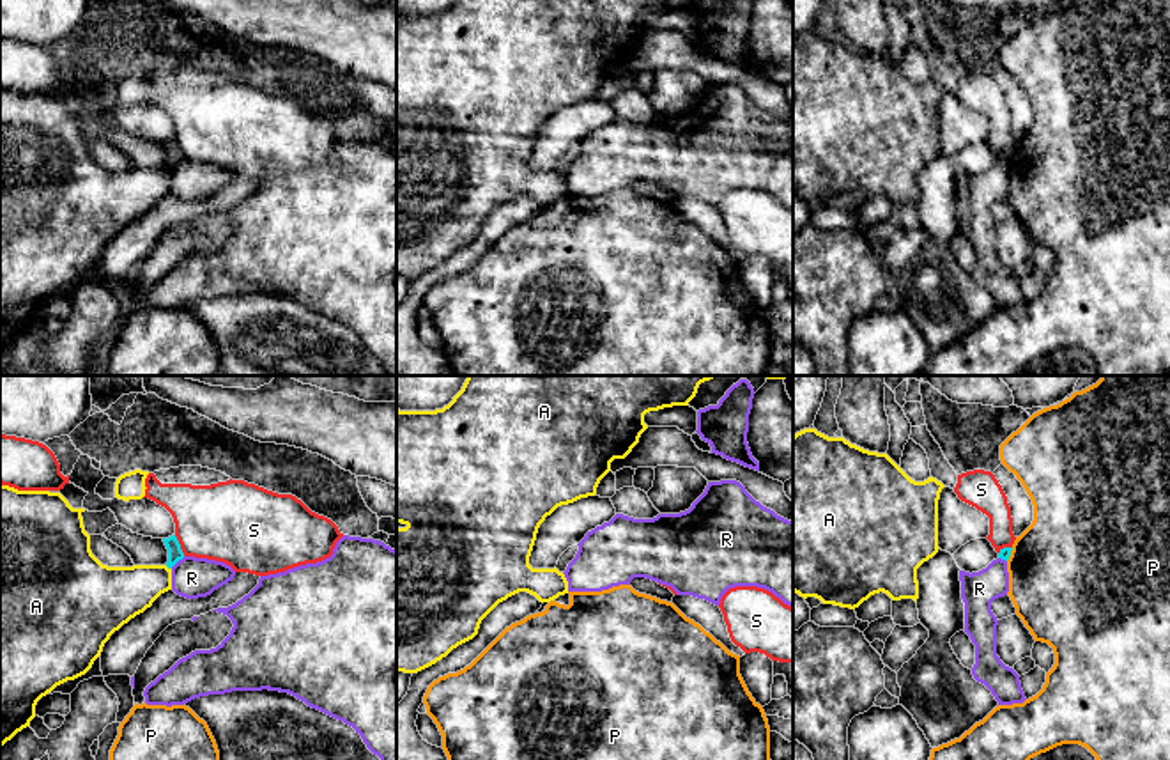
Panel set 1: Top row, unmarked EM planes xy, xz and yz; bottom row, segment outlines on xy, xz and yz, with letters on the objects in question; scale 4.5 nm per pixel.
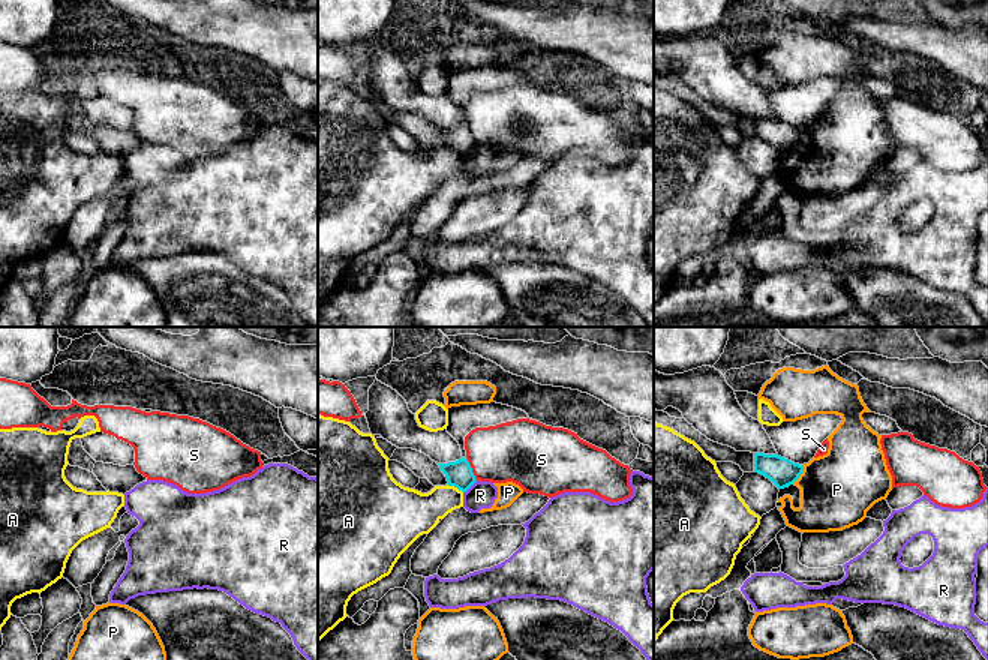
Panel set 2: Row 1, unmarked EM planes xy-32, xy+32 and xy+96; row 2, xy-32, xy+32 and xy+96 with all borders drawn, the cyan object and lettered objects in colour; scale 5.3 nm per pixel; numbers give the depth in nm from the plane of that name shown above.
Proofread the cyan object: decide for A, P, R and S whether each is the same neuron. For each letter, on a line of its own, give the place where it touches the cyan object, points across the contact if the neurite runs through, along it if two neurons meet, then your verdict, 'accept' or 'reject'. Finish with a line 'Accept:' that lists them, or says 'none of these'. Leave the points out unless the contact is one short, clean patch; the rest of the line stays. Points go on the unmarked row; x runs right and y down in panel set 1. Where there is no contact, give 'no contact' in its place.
A: xy (169, 170) | reject
P: yz (1009, 158) | reject
R: xy (177, 163) | along xy (184, 160), (170, 170) | reject
S: xy (179, 149) | reject
Accept: none of these

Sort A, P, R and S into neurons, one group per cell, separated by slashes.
A / P / R / S

